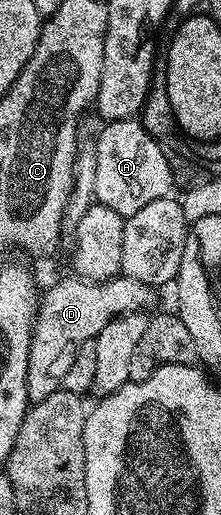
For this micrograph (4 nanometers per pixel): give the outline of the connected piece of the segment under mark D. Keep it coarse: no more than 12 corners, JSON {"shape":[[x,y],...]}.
{"shape":[[124,274],[39,296],[27,354],[33,402],[61,388],[77,349],[157,300]]}

